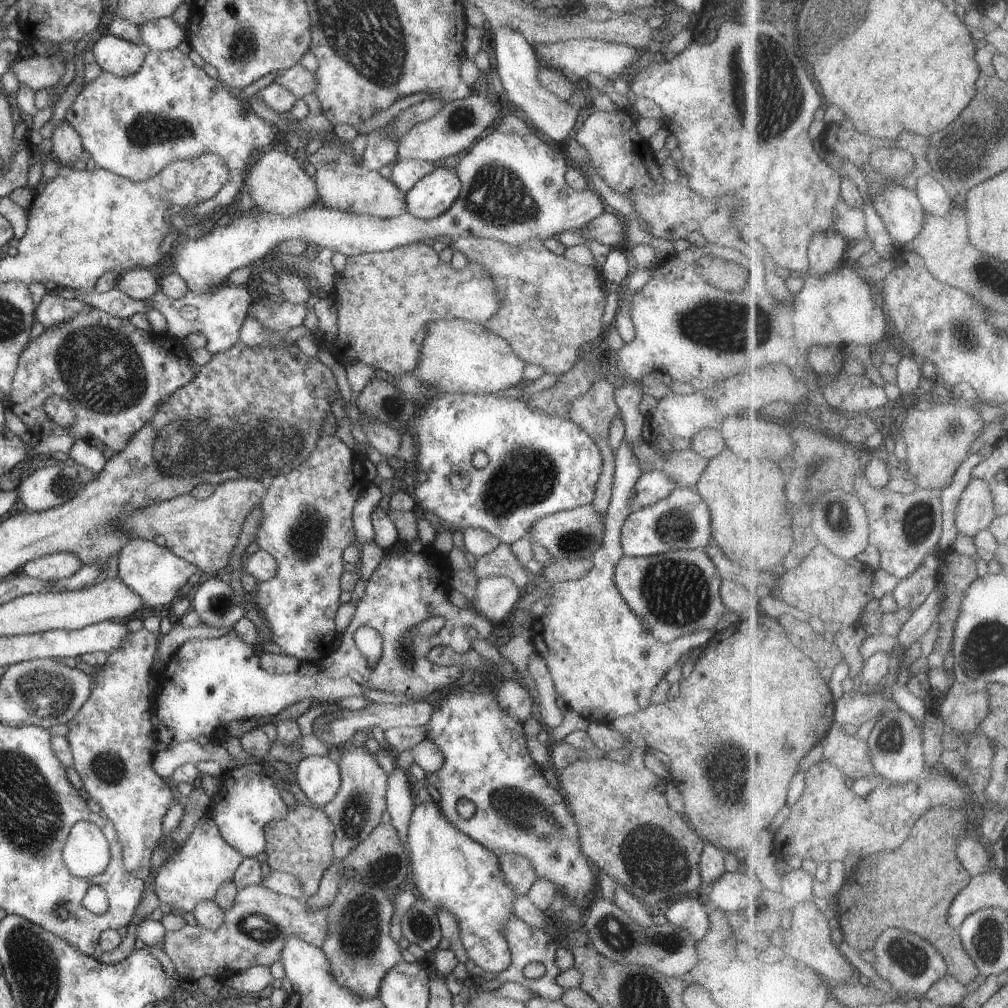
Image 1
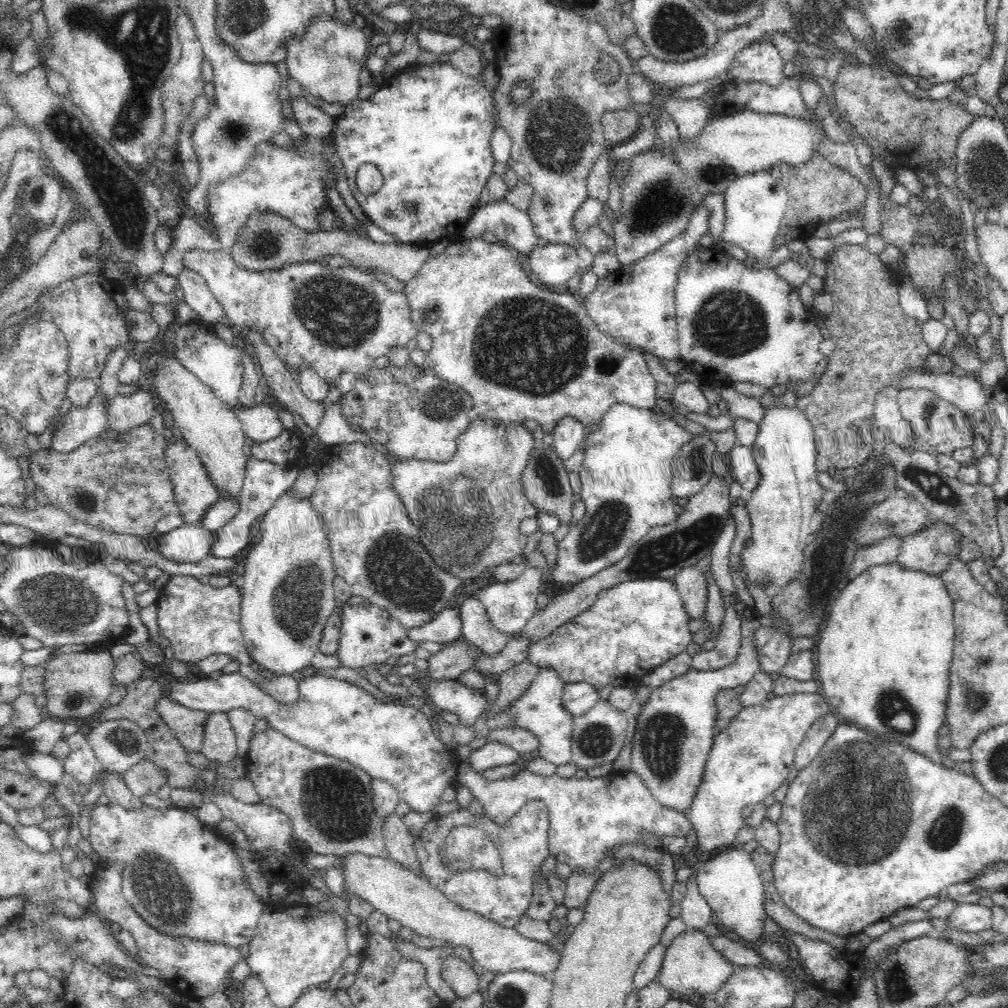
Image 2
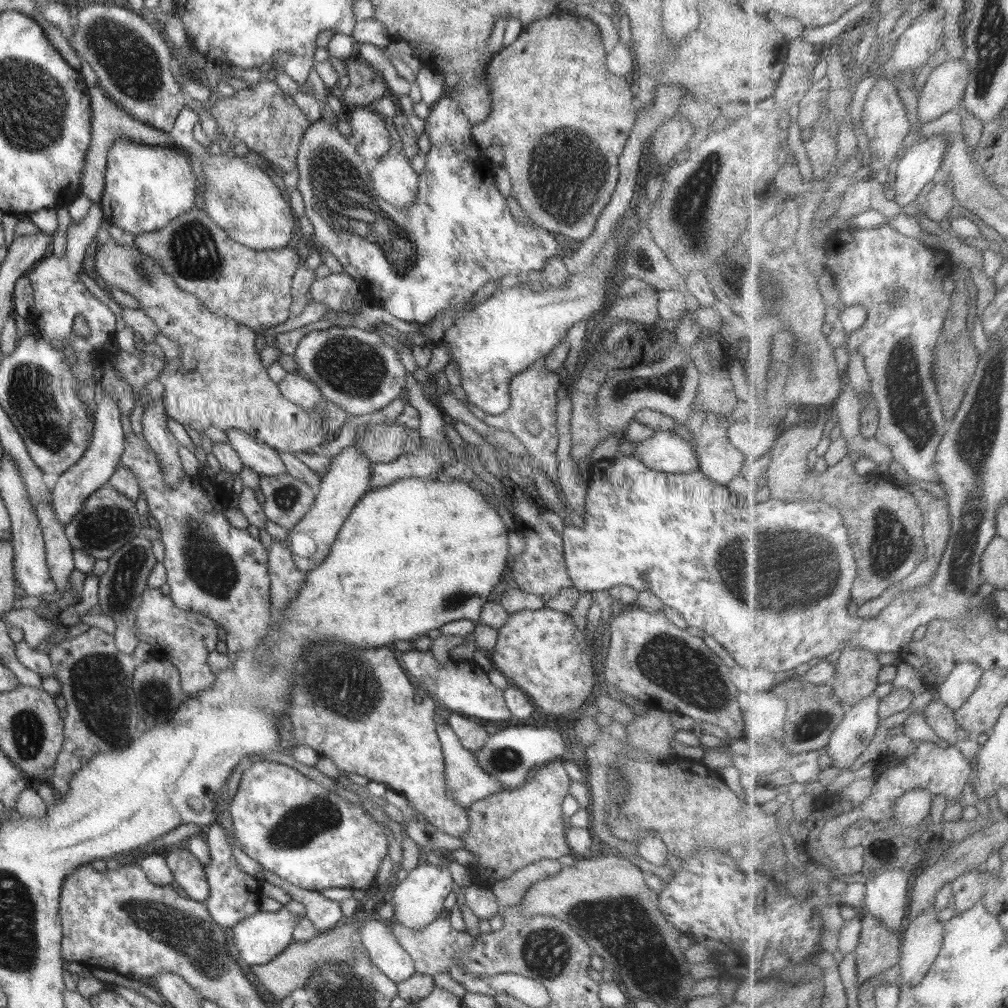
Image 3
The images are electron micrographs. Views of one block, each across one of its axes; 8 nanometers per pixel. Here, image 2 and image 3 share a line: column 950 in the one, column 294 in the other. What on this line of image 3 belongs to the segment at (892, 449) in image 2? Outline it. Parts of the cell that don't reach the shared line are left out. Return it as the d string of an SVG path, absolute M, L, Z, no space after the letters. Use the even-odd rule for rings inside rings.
M288 472L276 476L260 475L260 490L266 499L263 507L266 518L288 531L304 518L319 492Z

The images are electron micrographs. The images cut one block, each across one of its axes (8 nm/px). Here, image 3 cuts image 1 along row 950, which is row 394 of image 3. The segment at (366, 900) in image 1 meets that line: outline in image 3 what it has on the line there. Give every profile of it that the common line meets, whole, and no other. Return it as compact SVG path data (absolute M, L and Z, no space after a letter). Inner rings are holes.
M338 326L313 330L301 338L293 356L301 373L320 388L322 396L354 417L373 414L376 410L388 407L405 388L407 372L400 357L375 330Z

